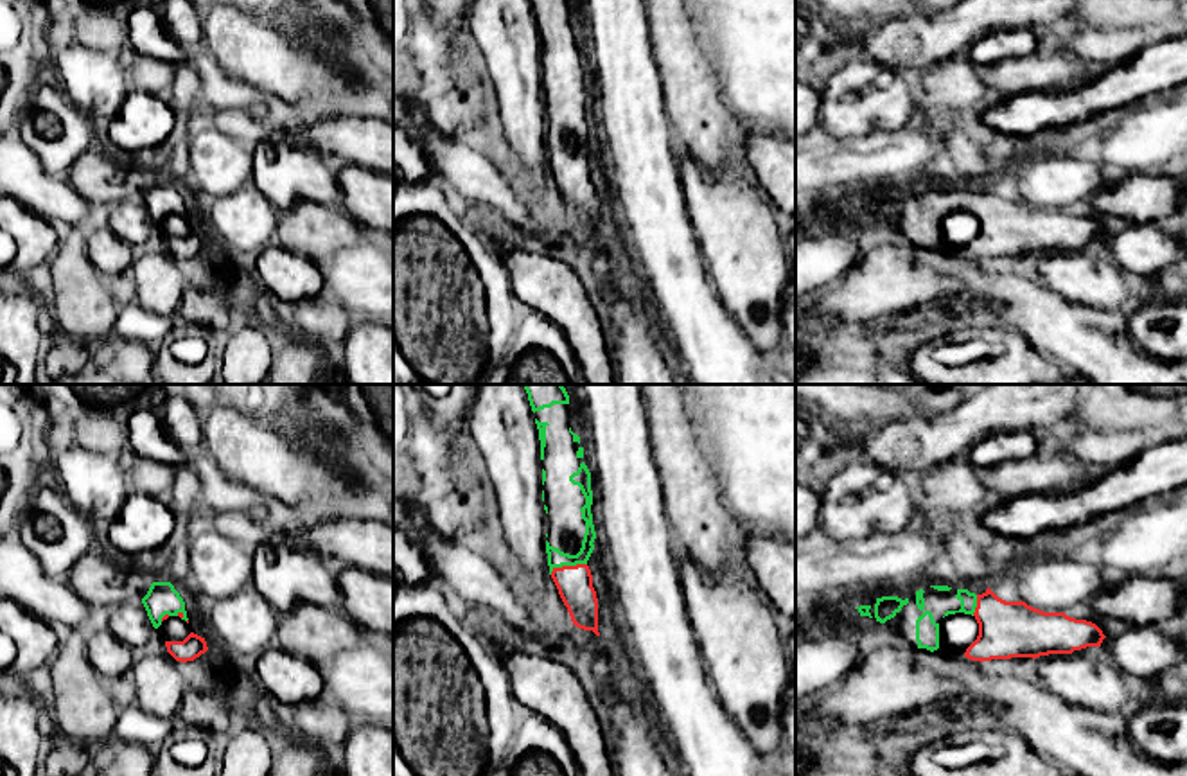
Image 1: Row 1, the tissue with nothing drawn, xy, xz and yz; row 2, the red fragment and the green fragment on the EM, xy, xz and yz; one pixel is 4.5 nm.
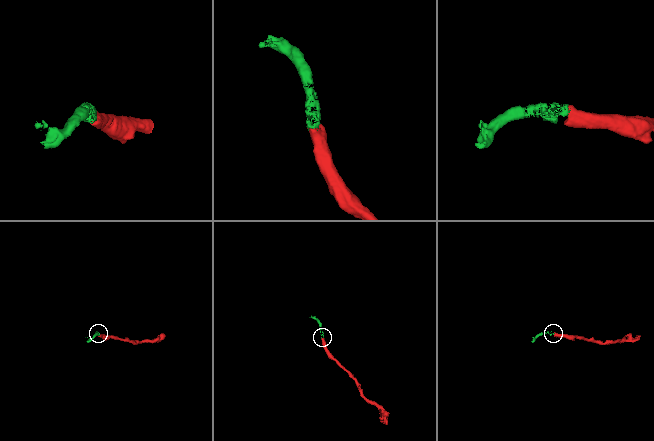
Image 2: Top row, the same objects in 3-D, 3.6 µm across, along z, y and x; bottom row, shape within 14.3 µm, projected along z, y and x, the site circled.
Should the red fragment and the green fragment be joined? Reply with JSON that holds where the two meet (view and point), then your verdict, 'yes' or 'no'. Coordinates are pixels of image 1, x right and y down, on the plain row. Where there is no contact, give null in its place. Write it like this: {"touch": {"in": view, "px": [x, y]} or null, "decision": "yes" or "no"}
{"touch": {"in": "xz", "px": [568, 164]}, "decision": "yes"}

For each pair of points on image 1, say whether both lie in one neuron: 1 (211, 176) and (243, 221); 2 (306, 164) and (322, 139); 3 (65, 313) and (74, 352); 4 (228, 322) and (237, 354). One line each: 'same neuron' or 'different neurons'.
1: different neurons
2: different neurons
3: different neurons
4: different neurons

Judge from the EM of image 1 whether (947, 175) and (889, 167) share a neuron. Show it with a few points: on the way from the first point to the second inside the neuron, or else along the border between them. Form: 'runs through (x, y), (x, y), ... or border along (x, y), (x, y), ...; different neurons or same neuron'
runs through (932, 167), (904, 167); same neuron

